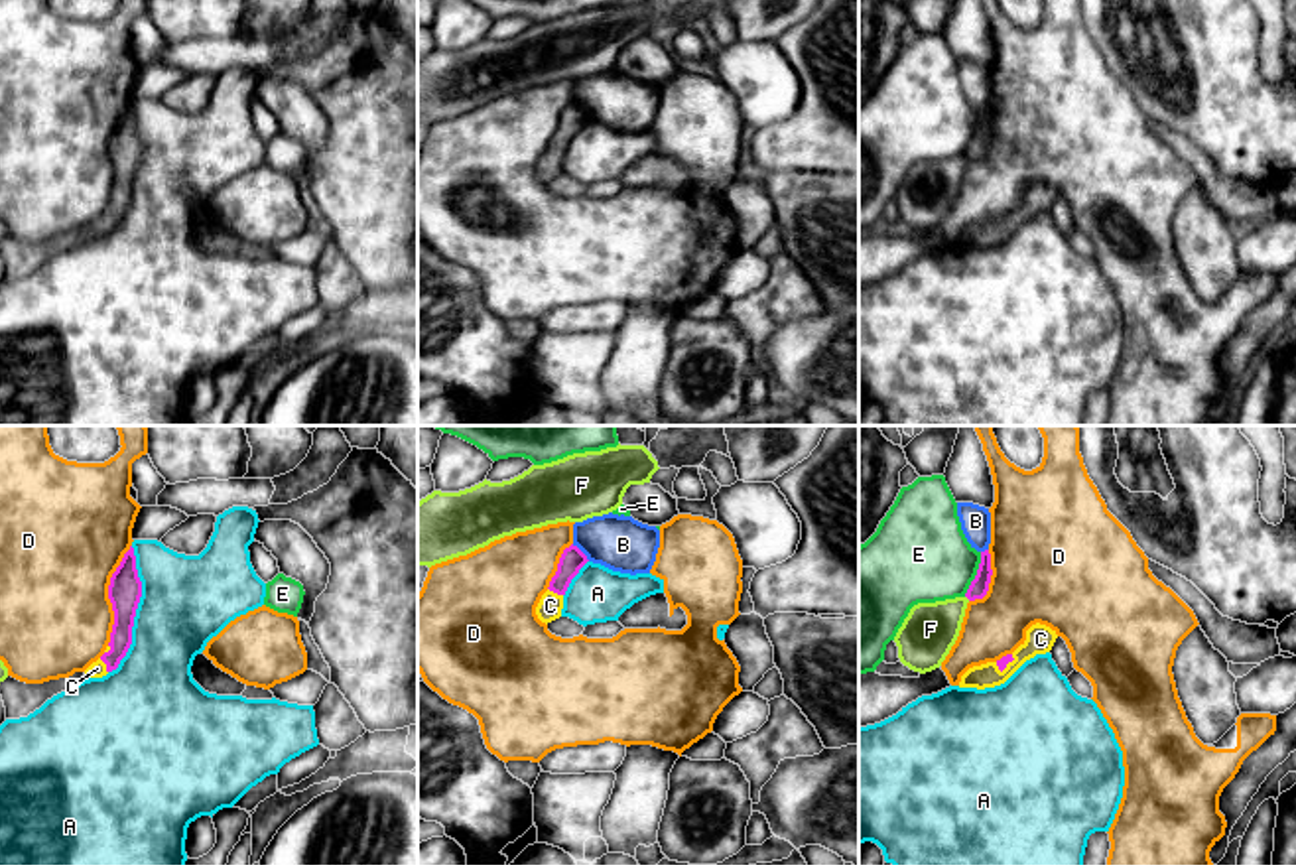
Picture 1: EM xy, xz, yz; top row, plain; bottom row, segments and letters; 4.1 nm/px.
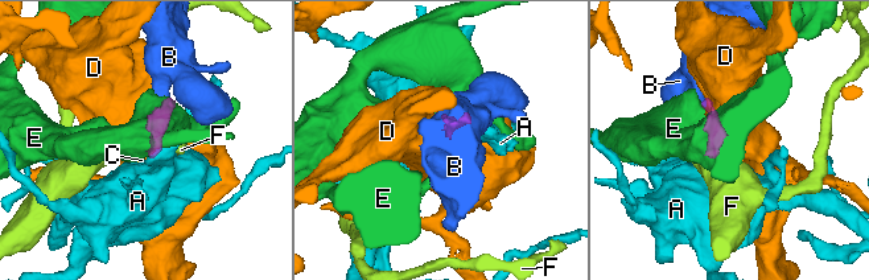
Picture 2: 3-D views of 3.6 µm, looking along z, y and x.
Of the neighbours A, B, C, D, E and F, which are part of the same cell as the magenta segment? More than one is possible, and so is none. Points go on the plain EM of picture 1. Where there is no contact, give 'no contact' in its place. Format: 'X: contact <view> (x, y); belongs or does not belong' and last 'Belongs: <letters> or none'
A: contact xy (134, 170); does not belong
B: contact xz (582, 111); does not belong
C: contact xz (556, 150); belongs
D: contact xy (109, 154); does not belong
E: contact yz (977, 133); does not belong
F: contact yz (968, 156); does not belong
Belongs: C

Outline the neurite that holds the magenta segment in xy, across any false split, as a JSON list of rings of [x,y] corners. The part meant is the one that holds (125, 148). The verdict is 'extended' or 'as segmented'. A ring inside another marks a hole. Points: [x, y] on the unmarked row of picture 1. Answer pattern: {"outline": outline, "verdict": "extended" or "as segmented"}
{"outline": [[[134,106],[124,112],[120,124],[110,136],[108,158],[114,169],[114,183],[110,201],[104,213],[93,221],[85,231],[75,231],[69,236],[49,238],[43,242],[26,242],[12,234],[0,240],[0,254],[6,266],[6,278],[28,276],[39,268],[53,254],[67,250],[89,236],[102,236],[116,229],[132,203],[132,185],[136,167],[142,156],[142,140],[136,128]]], "verdict": "extended"}

